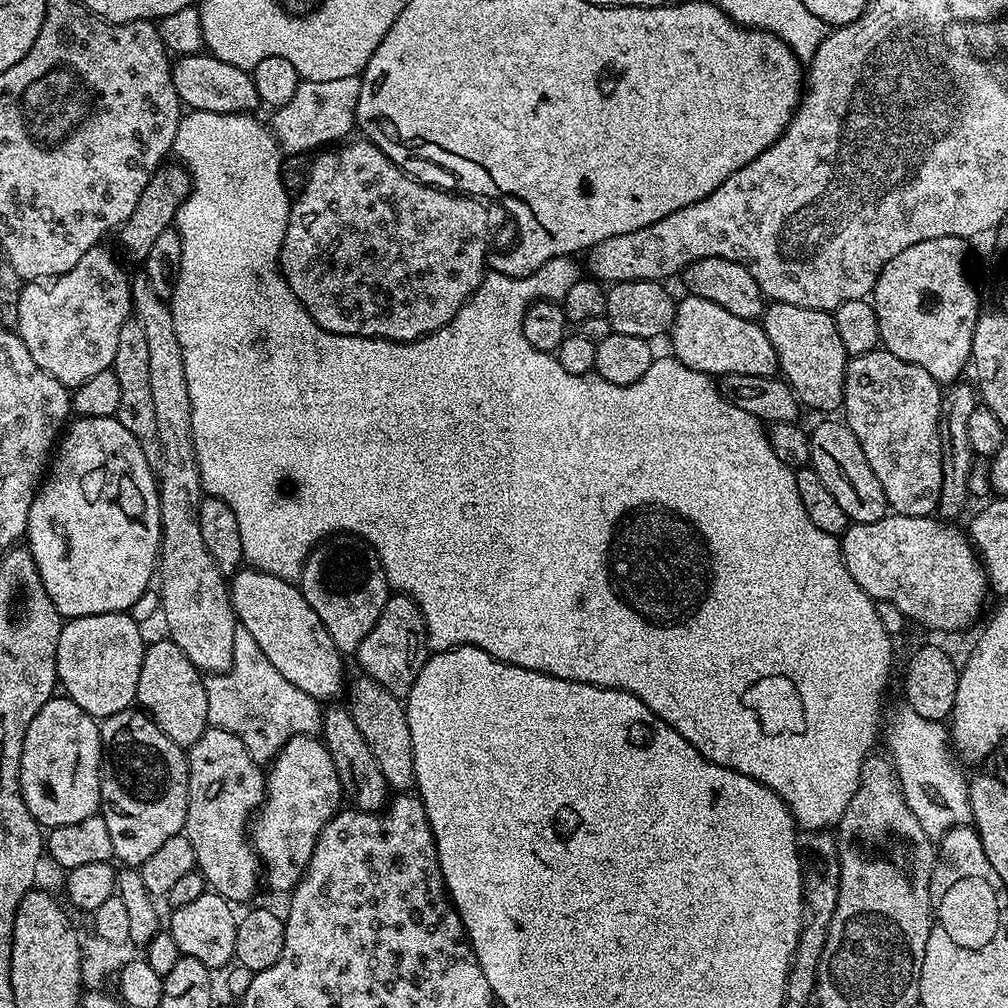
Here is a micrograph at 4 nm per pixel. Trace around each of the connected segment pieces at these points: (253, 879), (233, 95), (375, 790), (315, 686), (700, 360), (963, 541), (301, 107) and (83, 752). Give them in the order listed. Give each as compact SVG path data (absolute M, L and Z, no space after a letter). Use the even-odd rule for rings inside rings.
M211 726L186 755L188 809L183 835L194 846L196 867L207 887L224 900L248 900L262 884L262 865L252 847L250 821L268 793L265 769L234 734Z
M184 54L172 64L172 81L181 105L194 112L255 113L261 107L260 95L252 81L251 71L239 64L222 62L207 54Z
M328 706L323 709L320 718L320 731L325 746L328 747L330 758L334 762L334 770L340 779L340 786L345 797L352 799L351 807L362 812L379 813L381 809L389 803L390 789L386 778L382 778L382 770L378 766L378 762L374 758L374 754L370 754L370 746L366 742L366 738L362 738L362 733L358 731L358 726L354 726L354 718L347 707L332 708L336 706Z
M244 566L231 577L230 591L232 593L232 608L236 611L239 627L250 630L250 635L258 646L262 646L262 654L270 658L270 662L298 690L306 690L317 702L332 702L336 695L346 688L344 680L344 660L339 648L326 634L326 626L322 626L322 618L310 610L310 602L300 593L299 587L293 581L283 580L269 572L260 572L257 568Z
M685 295L676 305L676 313L672 319L670 337L672 336L671 355L682 361L690 370L706 372L713 378L730 374L750 374L751 376L770 376L777 371L776 351L765 334L763 327L756 320L738 318L738 314L730 314L730 310L722 310L715 302L706 302L706 298Z
M895 514L869 524L849 523L840 540L840 552L844 556L846 570L850 570L850 578L854 578L854 582L858 582L868 596L875 601L885 600L898 606L898 610L902 610L909 621L917 620L936 632L960 632L979 618L984 599L990 596L990 589L988 573L984 571L971 539L965 533L963 536L952 524L955 523L932 516Z
M360 76L324 80L318 85L318 92L320 92L320 100L316 96L298 94L286 106L288 124L282 125L280 129L277 127L274 132L281 153L290 156L309 154L308 152L312 151L315 153L317 150L327 149L353 135L352 128L354 132L357 127L358 94L362 94ZM343 136L348 137L343 138Z
M56 694L34 714L22 746L20 785L30 814L45 829L97 815L100 806L100 724L67 695Z

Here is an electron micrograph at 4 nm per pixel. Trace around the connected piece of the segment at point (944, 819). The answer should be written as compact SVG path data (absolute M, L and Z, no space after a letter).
M908 708L905 709L904 713L902 713L893 722L889 730L887 727L886 736L887 732L888 732L888 748L889 748L889 750L887 749L887 751L892 763L896 768L896 774L900 780L900 789L904 796L904 800L907 802L907 806L910 807L910 810L913 811L914 816L916 817L918 822L921 823L922 830L925 831L926 836L931 840L933 840L934 842L939 842L941 839L943 839L946 833L948 833L949 830L951 830L952 828L969 825L973 821L973 819L972 819L972 807L970 806L969 802L968 780L965 778L965 776L964 777L962 776L960 771L956 770L952 762L952 760L954 761L954 756L950 745L950 732L949 729L945 726L945 723L943 721L922 718L920 714Z

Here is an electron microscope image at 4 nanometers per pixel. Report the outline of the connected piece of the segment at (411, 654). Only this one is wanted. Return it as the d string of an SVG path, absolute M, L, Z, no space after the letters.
M392 594L386 606L382 606L382 614L378 622L374 622L374 630L370 630L370 634L366 634L364 641L356 647L354 659L360 663L359 671L363 675L390 690L390 694L404 698L414 686L429 655L428 633L424 631L420 608L410 596Z

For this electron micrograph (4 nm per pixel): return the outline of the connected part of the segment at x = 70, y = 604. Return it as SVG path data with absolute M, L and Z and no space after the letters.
M81 416L67 425L51 461L50 471L30 506L26 547L38 566L42 586L46 594L50 594L50 602L54 602L61 617L128 612L143 598L148 583L151 580L153 583L158 572L158 476L148 464L146 454L142 454L138 438L134 438L134 434L130 434L130 430L126 430L115 416Z

